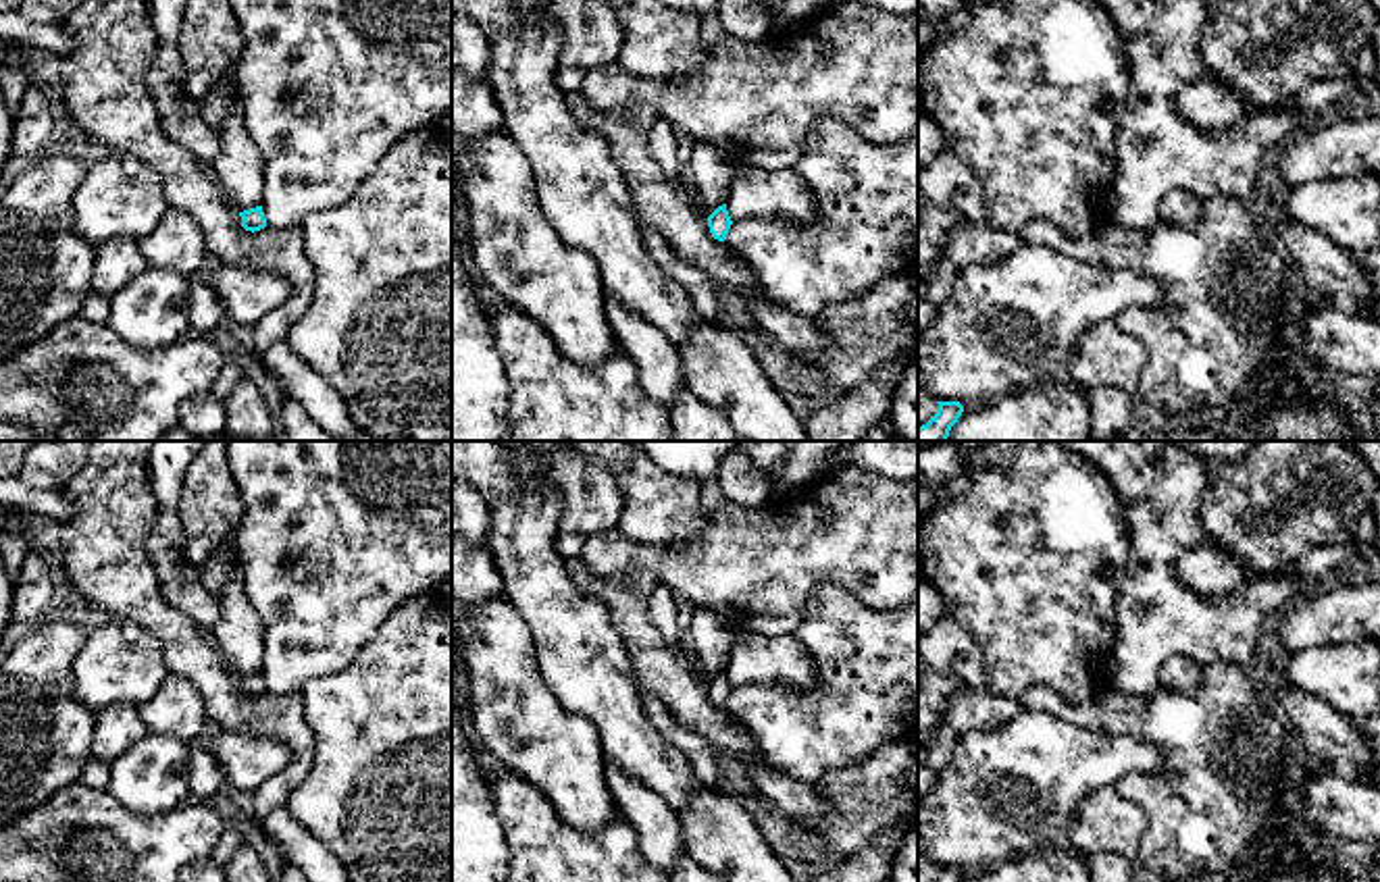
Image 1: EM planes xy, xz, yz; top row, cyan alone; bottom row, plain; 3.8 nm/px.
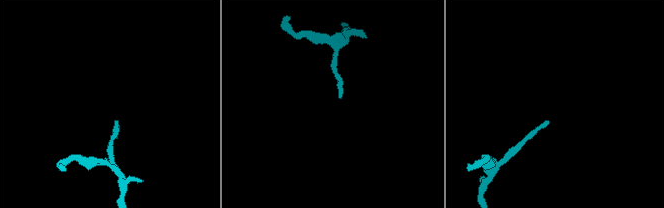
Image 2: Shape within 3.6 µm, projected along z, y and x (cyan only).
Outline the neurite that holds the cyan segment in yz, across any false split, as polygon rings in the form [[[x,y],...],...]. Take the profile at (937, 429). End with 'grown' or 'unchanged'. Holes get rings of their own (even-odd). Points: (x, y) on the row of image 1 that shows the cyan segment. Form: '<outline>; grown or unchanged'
[[[937,401],[937,414],[922,426],[918,426],[918,441],[947,441],[951,426],[964,412],[960,401]]]; unchanged

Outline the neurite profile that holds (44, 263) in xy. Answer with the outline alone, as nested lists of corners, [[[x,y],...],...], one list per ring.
[[[42,154],[0,196],[0,362],[77,316],[92,293],[96,248],[75,229],[73,193],[87,164],[73,154]]]

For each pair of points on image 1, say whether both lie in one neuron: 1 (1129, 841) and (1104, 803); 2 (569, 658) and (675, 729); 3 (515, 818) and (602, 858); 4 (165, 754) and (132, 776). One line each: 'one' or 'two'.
1: one
2: two
3: one
4: one

